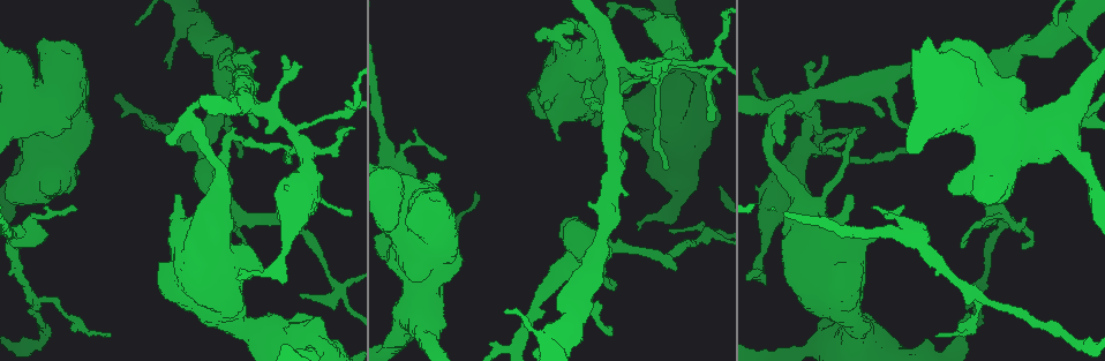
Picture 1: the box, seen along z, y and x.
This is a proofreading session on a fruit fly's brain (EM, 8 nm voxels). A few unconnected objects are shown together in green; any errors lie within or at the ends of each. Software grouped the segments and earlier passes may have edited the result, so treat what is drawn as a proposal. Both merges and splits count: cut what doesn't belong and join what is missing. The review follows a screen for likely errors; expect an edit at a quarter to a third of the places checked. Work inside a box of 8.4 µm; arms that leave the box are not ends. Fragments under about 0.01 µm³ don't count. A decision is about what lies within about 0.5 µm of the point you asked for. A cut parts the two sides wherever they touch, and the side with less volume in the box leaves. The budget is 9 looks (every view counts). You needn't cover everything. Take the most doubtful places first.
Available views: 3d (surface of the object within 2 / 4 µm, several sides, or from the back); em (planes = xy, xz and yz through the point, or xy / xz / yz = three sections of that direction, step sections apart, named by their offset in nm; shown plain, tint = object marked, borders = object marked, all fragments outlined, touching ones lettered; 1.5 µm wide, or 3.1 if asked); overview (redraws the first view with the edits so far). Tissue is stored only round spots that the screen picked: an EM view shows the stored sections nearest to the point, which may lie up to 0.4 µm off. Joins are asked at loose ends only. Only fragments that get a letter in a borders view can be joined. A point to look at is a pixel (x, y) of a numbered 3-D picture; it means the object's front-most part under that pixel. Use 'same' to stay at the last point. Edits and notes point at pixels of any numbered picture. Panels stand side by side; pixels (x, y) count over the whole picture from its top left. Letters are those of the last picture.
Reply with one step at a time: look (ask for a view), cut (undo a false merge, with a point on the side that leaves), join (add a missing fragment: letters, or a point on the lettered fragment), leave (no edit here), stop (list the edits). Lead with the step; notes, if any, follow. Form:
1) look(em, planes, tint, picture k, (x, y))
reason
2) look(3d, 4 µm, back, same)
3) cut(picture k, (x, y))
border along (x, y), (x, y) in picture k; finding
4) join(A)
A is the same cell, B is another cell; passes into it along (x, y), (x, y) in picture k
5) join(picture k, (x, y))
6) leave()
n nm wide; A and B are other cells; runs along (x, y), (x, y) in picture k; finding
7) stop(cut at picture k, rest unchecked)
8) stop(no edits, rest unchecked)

look(3d, 4 µm, picture 1, (1023, 219))
an open end

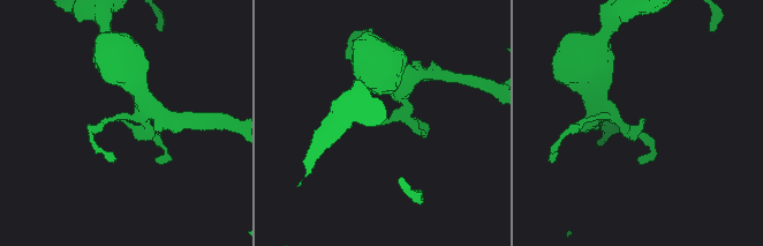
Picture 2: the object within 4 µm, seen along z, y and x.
look(em, xy, step 8, borders, picture 2, (640, 119))

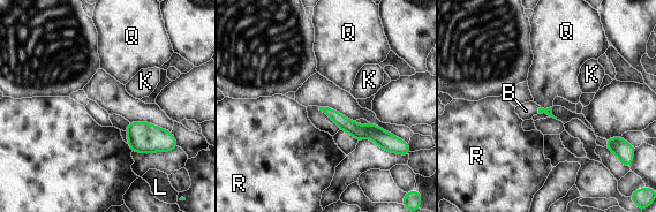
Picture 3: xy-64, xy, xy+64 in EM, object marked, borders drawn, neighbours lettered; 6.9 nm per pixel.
join(B)
B is the same cell, K, L, Q and R are other cells; it goes on there

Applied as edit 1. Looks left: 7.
look(overview)

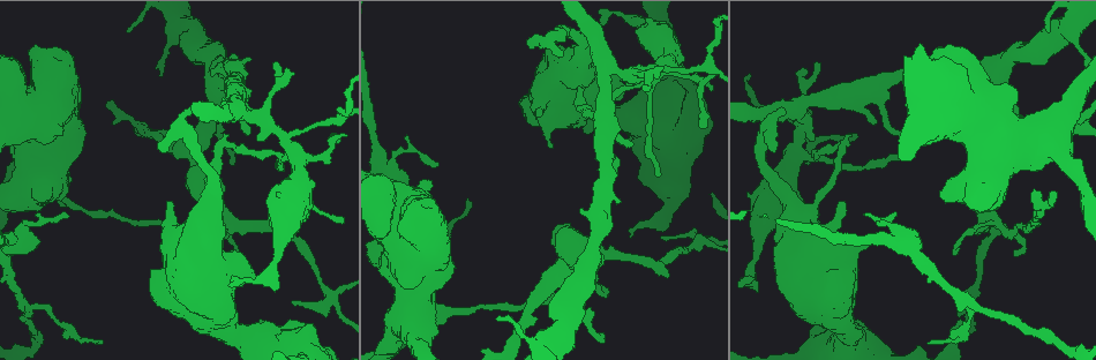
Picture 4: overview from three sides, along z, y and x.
look(3d, 2 µm, picture 4, (841, 146))
abrupt turn

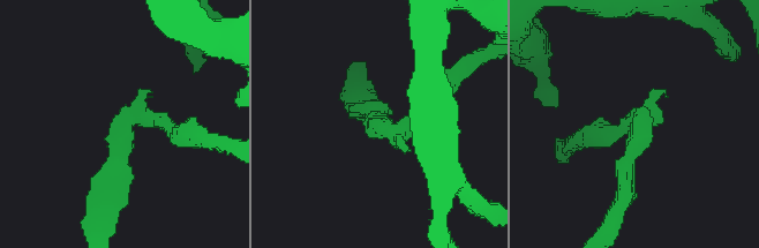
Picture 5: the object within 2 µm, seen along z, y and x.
look(em, planes, borders, picture 5, (640, 127))
arms of 170, 180 nm

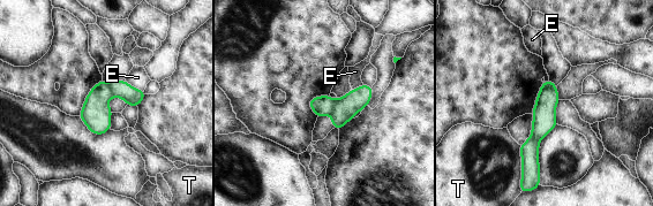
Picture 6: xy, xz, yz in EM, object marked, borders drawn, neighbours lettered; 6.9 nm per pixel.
cut(picture 6, (133, 97))
E and T are other cells; border along (107, 83), (112, 96) in picture 6; two neurons meet here

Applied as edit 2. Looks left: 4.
look(overview)

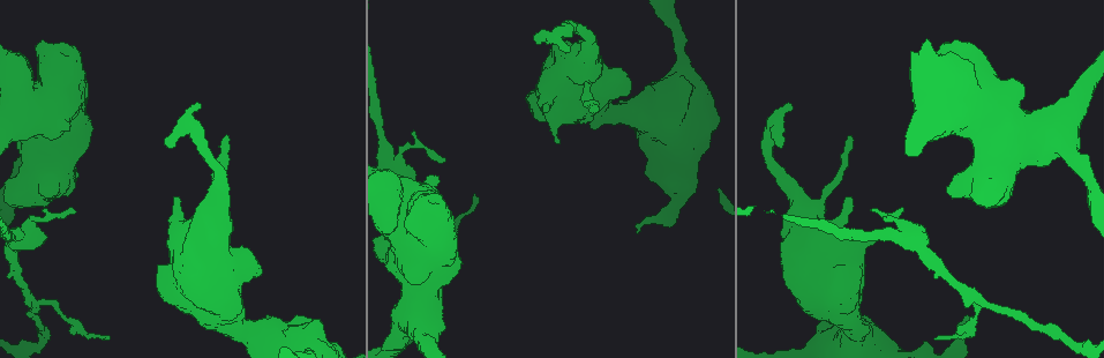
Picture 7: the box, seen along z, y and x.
look(3d, 4 µm, picture 7, (774, 127))
abrupt turn

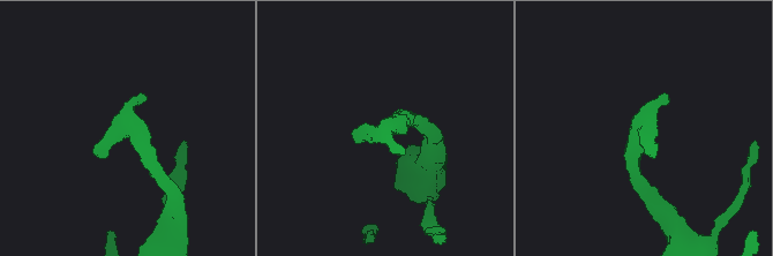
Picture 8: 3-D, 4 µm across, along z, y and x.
look(em, xy, step 8, tint, picture 8, (642, 129))
now the EM

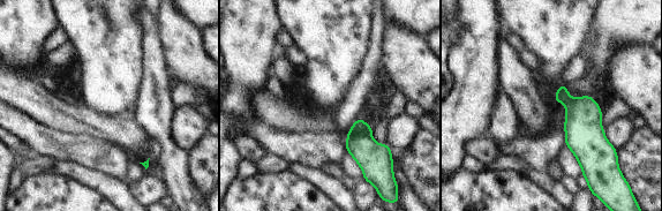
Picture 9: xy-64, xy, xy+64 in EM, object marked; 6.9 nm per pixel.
look(em, xy, step 8, borders, same)
what lies round it

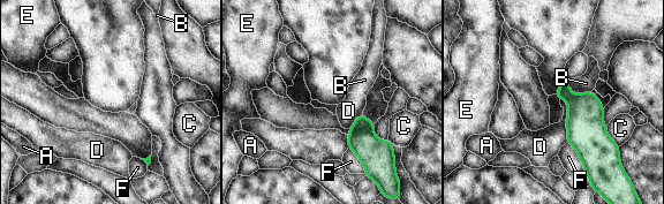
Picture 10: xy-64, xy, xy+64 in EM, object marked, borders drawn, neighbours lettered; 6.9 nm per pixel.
leave()
D touches over 320 nm; A, B, C, D, E and F are other cells; border along (563, 97), (567, 106), (567, 141) in picture 10; all the same neuron

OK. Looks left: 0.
stop(join at picture 3, cut at picture 6, rest unchecked)

